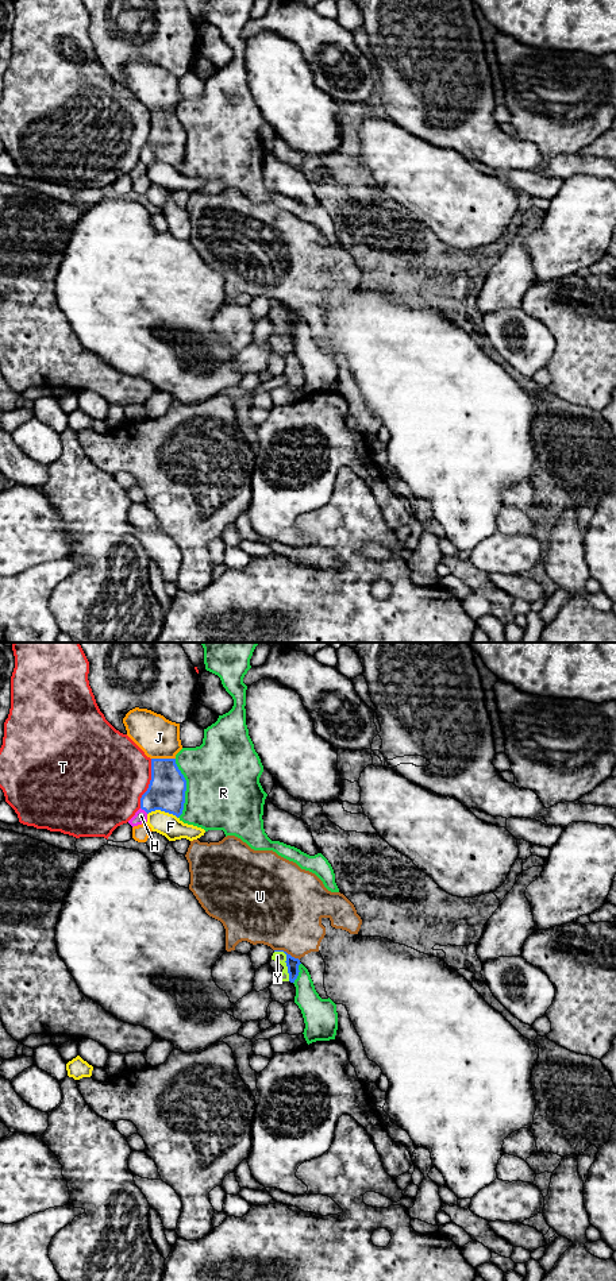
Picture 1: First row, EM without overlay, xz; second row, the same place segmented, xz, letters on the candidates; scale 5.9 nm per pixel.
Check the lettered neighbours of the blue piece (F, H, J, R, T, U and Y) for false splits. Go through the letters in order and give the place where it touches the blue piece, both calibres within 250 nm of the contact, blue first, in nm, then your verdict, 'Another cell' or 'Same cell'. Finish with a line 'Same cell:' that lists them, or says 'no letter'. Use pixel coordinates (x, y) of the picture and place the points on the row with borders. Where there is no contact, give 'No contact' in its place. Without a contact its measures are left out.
F: Touches blue at xz (162, 810). Thickness 220 nm (blue) against 140 nm. Another cell
H: Touches blue at xz (145, 810). Thickness 220 nm (blue) against 80 nm. Another cell
J: Touches blue at xz (164, 759). Thickness 220 nm (blue) against 240 nm. Another cell
R: Touches blue at xz (185, 788). Thickness 220 nm (blue) against 440 nm. Another cell
T: Touches blue at xz (150, 783). Thickness 220 nm (blue) against 460 nm. Another cell
U: Touches blue at xz (285, 952). Thickness 70 nm (blue) against 460 nm. Another cell
Y: Touches blue at xz (285, 961). Thickness 70 nm (blue) against 60 nm. Another cell
Same cell: no letter

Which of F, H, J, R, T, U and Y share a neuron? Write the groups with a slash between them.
F / H / J / R / T / U / Y

